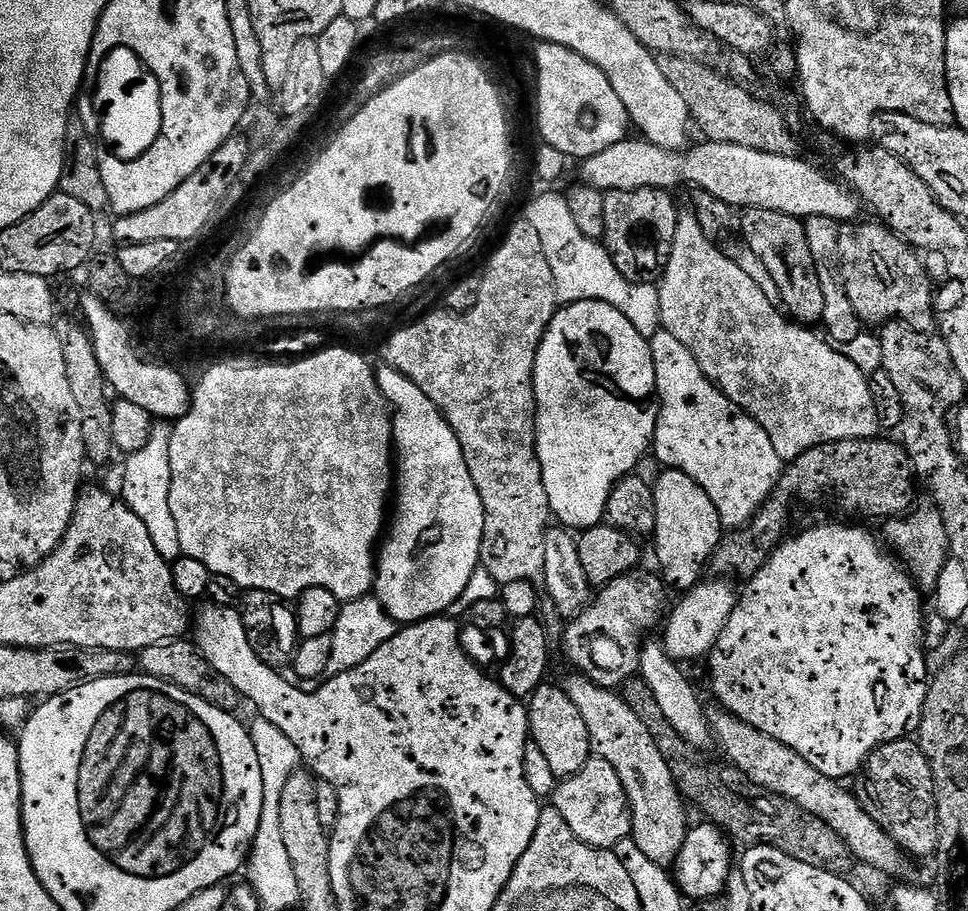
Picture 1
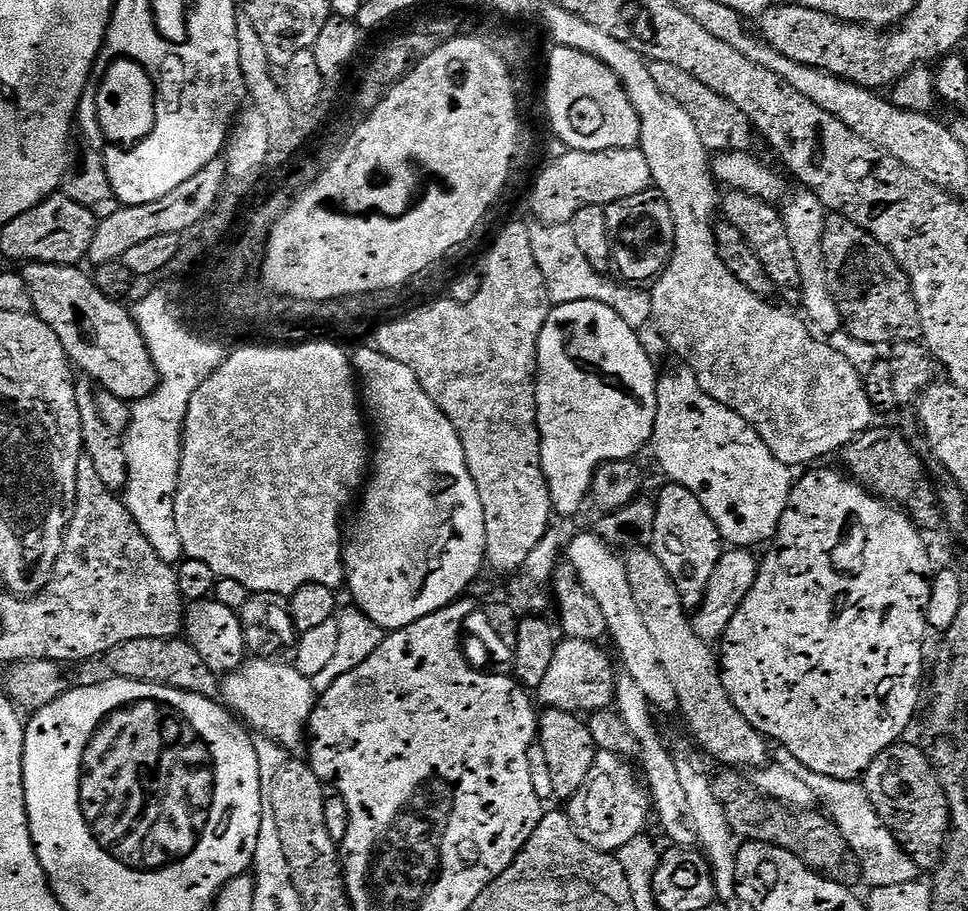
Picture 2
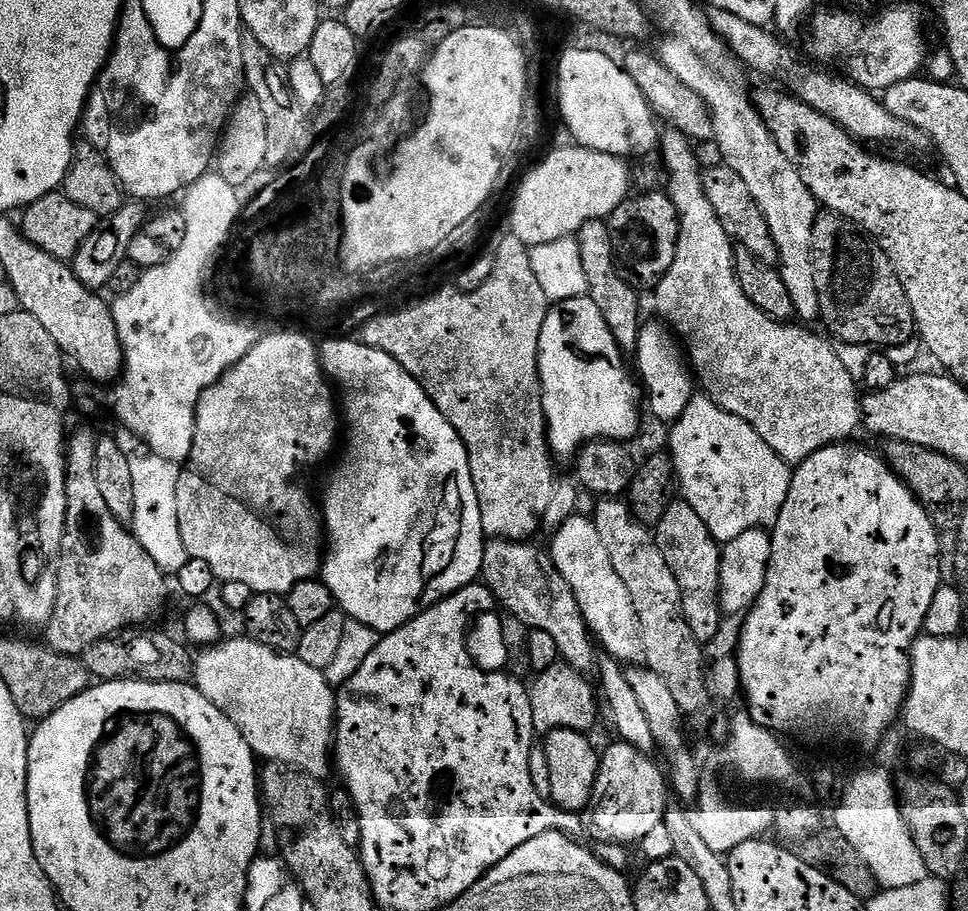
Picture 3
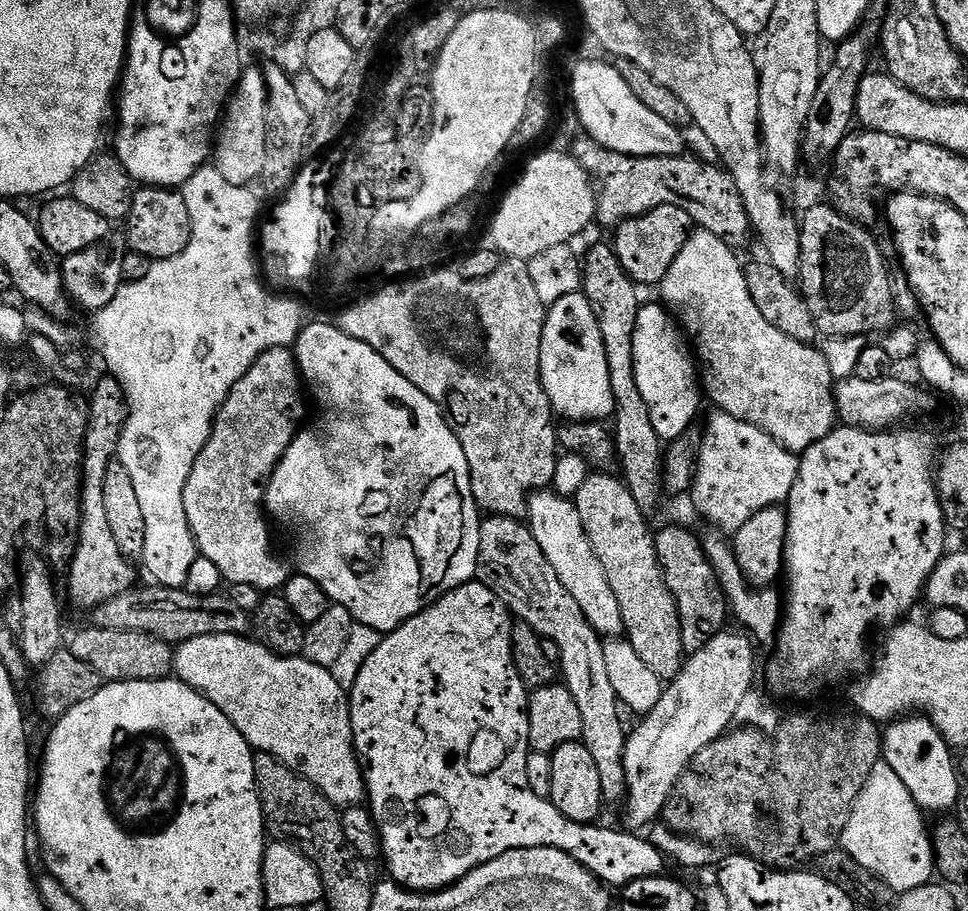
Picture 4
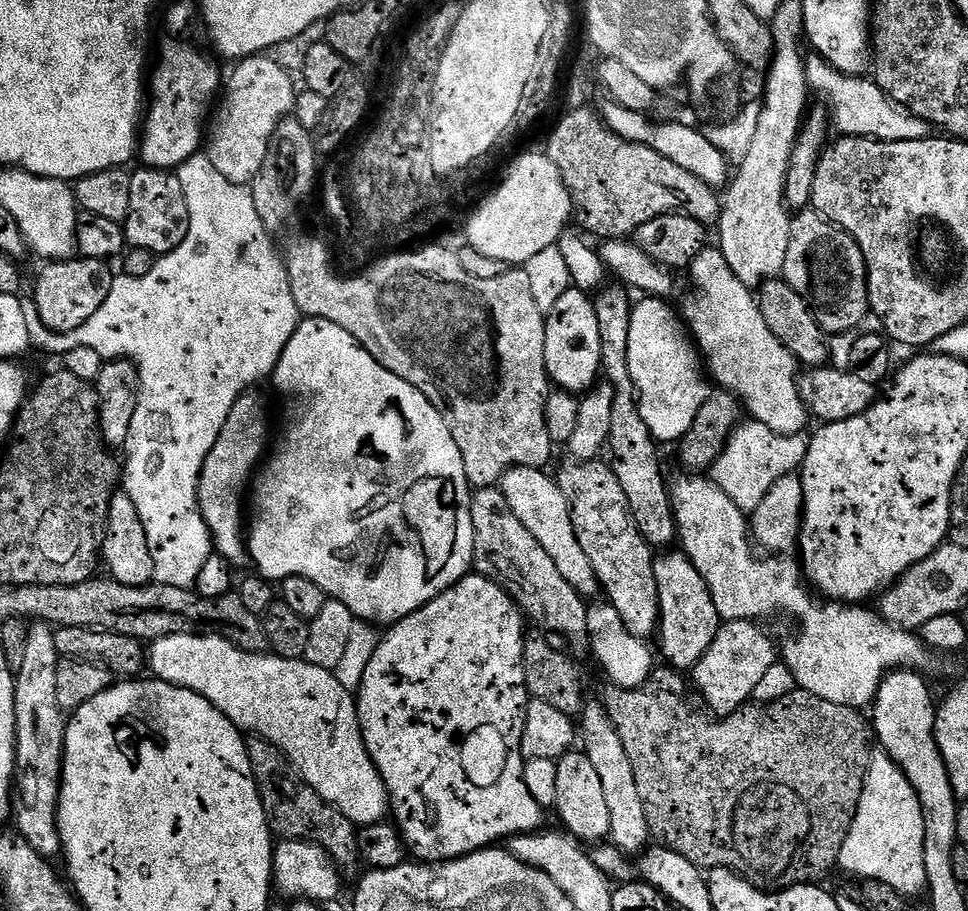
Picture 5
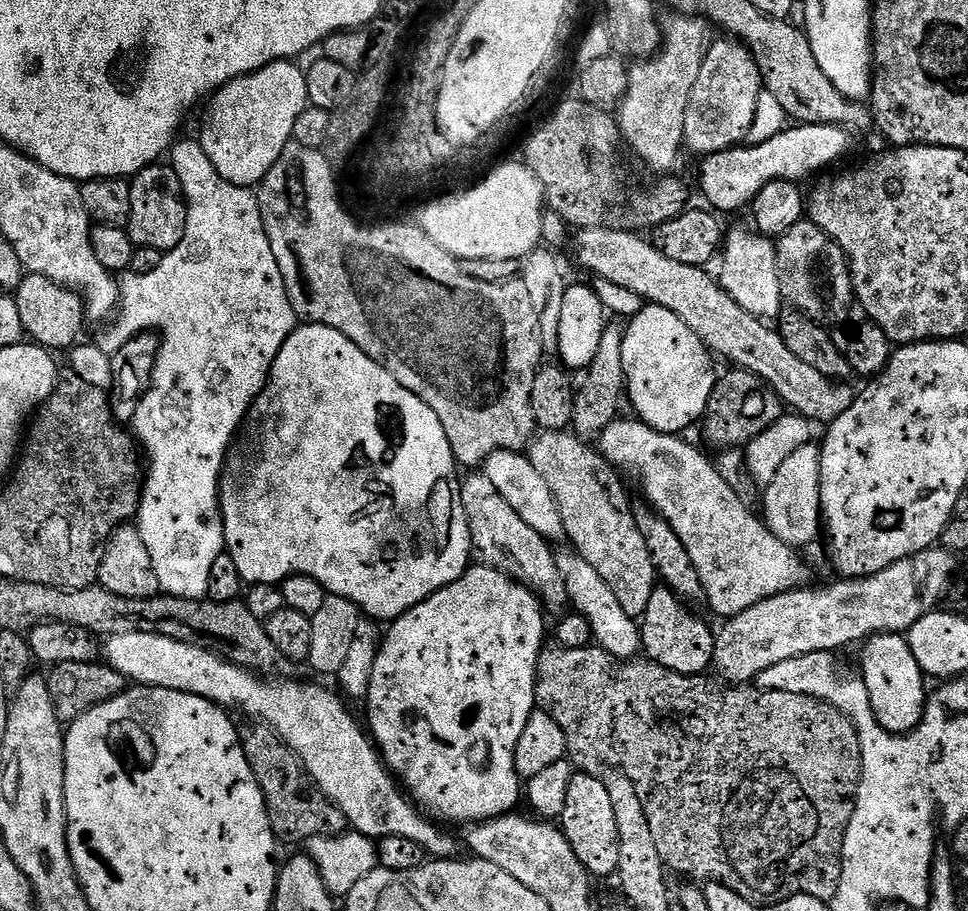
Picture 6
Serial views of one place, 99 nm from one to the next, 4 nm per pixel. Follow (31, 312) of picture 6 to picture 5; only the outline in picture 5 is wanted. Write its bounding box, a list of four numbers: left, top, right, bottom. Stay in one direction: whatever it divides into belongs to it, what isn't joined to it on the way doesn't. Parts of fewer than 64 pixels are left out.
[34,258,114,332]

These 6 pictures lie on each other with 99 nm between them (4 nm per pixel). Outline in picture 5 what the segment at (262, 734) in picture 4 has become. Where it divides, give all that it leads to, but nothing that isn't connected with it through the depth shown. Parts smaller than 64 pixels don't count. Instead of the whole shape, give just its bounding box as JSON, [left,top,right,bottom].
[146,634,390,826]

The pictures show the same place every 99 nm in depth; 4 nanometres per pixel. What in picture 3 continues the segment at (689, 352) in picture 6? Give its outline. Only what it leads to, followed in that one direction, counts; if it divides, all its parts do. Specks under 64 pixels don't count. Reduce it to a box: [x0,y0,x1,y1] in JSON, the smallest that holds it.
[634,322,694,422]

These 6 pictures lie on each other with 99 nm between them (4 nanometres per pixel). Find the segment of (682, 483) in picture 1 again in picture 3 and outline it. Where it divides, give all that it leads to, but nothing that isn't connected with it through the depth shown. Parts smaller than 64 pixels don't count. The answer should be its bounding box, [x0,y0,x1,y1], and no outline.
[654,498,726,646]

